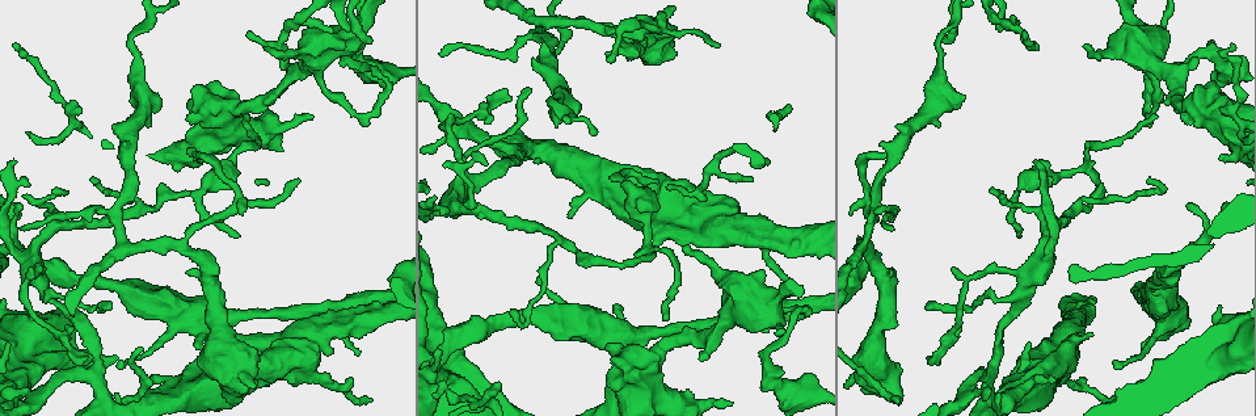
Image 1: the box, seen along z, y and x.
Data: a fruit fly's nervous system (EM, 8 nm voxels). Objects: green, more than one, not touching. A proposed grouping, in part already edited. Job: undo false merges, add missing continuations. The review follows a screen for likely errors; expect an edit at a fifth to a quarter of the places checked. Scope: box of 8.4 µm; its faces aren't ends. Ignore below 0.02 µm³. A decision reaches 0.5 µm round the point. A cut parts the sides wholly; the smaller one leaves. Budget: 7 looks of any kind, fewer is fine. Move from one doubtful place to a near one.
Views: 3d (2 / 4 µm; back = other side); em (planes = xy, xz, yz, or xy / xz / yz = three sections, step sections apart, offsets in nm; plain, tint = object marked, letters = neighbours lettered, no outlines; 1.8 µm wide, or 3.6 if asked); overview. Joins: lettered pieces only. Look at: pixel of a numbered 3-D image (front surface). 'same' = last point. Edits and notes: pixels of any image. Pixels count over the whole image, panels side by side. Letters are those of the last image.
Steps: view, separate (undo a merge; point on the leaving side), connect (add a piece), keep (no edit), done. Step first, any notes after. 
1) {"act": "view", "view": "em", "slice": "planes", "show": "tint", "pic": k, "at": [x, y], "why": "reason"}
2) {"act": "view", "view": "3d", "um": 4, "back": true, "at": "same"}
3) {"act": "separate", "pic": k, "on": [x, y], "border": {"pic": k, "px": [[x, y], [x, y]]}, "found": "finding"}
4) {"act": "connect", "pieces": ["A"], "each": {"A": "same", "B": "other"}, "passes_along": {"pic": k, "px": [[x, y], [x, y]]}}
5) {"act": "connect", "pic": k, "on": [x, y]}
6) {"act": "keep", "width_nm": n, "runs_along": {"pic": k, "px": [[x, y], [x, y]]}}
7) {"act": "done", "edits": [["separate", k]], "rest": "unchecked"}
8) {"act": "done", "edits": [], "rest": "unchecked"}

{"act": "view", "view": "3d", "um": 4, "pic": 1, "at": [669, 191], "why": "an open end"}

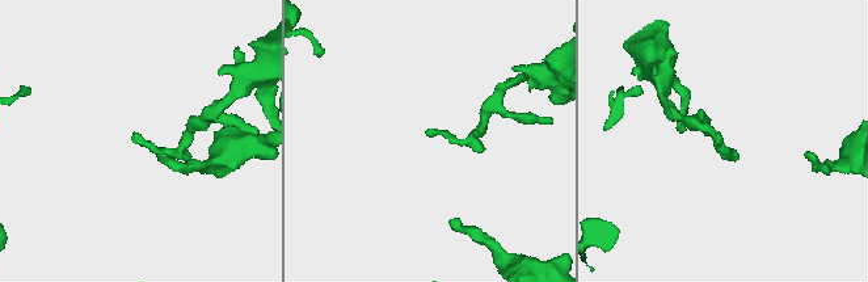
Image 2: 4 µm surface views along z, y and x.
{"act": "view", "view": "em", "slice": "xy", "step": 8, "show": "letters", "pic": 2, "at": [427, 133]}

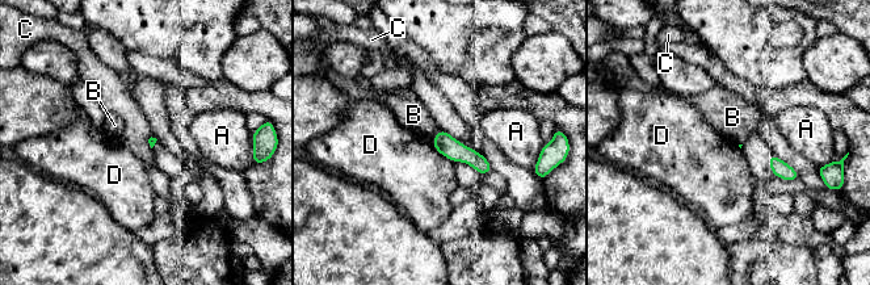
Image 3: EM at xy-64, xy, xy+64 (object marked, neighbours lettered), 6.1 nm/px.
{"act": "view", "view": "em", "slice": "planes", "show": "letters", "at": "same", "why": "another direction"}

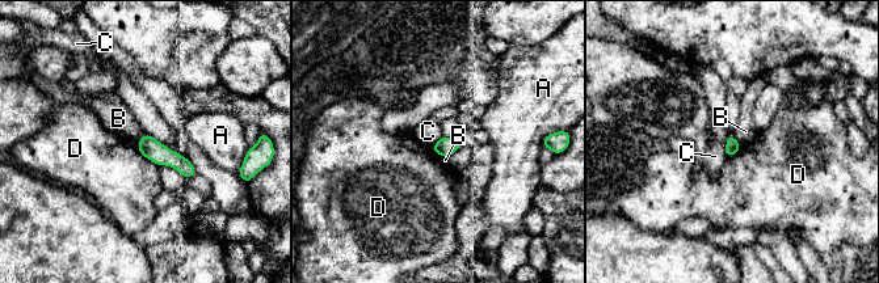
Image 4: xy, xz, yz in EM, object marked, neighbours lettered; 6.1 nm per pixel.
{"act": "keep", "each": {"A": "other", "B": "other", "C": "other", "D": "other"}, "runs_along": {"pic": 4, "px": [[143, 140], [192, 172]]}, "found": "no lettered piece goes on from it"}

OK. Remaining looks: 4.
{"act": "view", "view": "em", "um": 3.6, "slice": "yz", "step": 16, "show": "plain", "pic": 1, "at": [192, 93]}

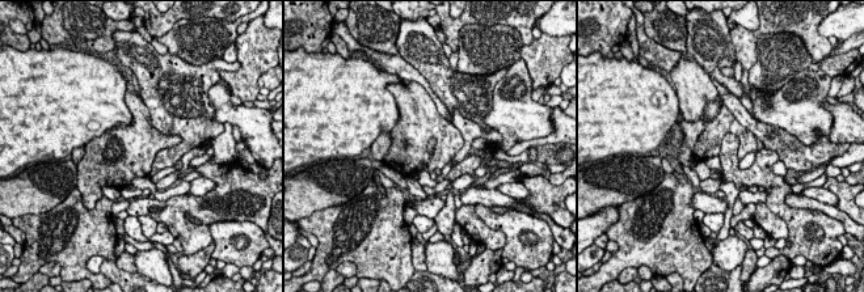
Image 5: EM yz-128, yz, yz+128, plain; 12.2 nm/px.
{"act": "view", "view": "em", "um": 3.6, "slice": "yz", "step": 16, "show": "letters", "at": "same", "why": "what lies round it"}

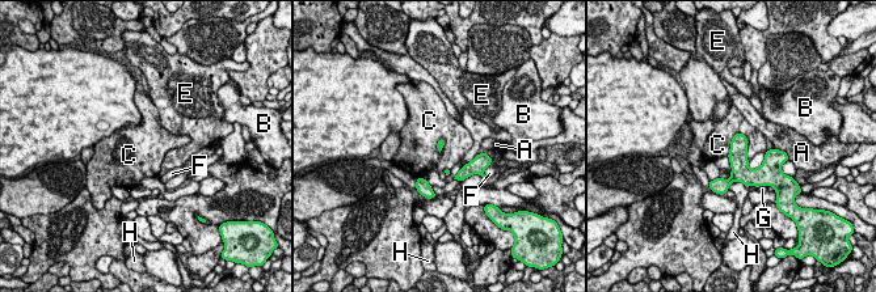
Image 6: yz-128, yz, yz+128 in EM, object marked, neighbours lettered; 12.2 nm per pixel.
{"act": "keep", "each": {"A": "other", "B": "other", "C": "other", "E": "other", "F": "other", "G": "other", "H": "other"}, "border": {"pic": 6, "px": [[735, 132], [748, 140], [748, 160]]}, "found": "no lettered piece goes on from it"}

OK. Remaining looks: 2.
{"act": "view", "view": "em", "slice": "xz", "step": 16, "show": "letters", "pic": 1, "at": [1147, 287], "why": "sudden change in width"}

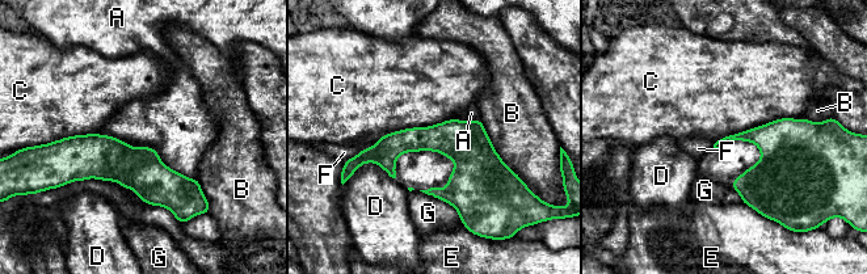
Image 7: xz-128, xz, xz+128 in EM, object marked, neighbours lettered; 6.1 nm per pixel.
{"act": "keep", "longest_contact_nm": ["A", 700], "each": {"A": "other", "B": "other", "C": "other", "D": "other", "E": "other", "F": "other", "G": "other"}, "found": "continuous, no second neuron"}

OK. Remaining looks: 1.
{"act": "done", "edits": [], "rest": "unchecked"}

